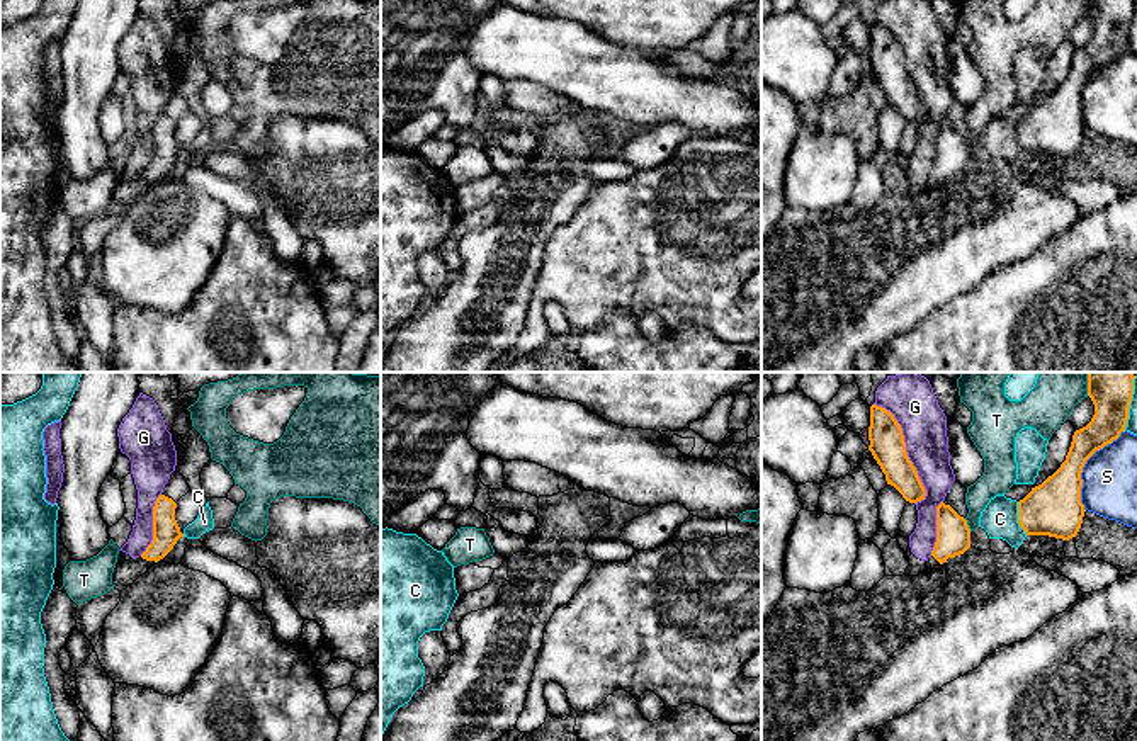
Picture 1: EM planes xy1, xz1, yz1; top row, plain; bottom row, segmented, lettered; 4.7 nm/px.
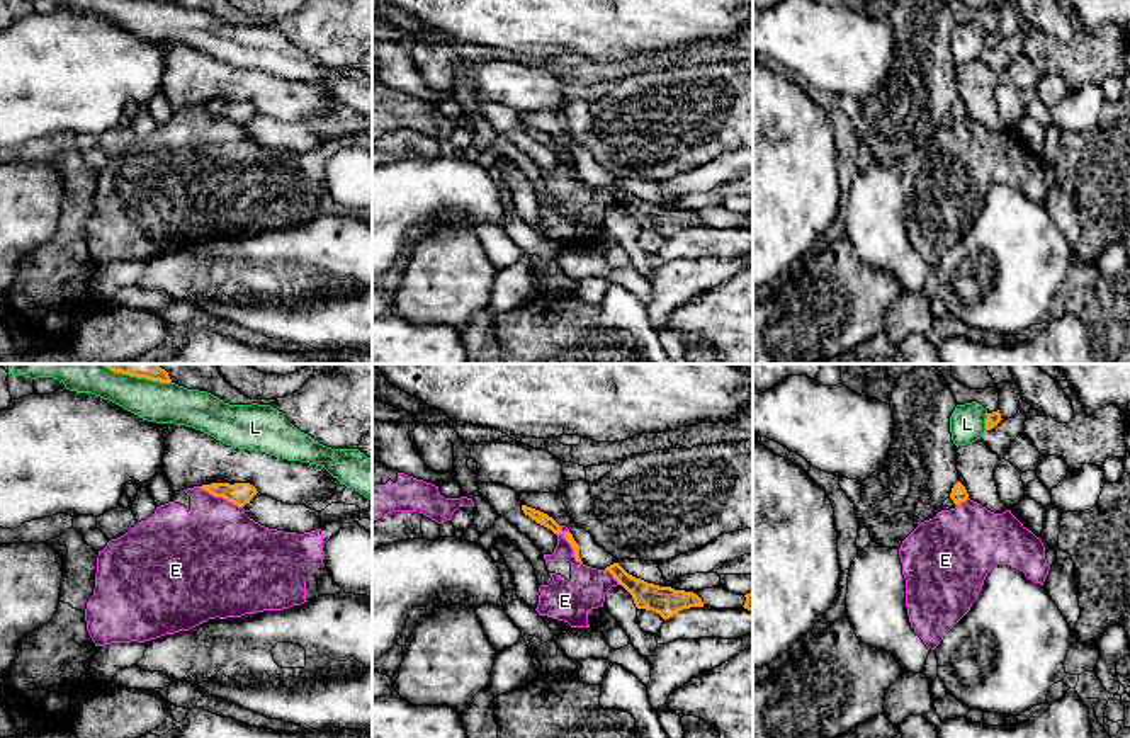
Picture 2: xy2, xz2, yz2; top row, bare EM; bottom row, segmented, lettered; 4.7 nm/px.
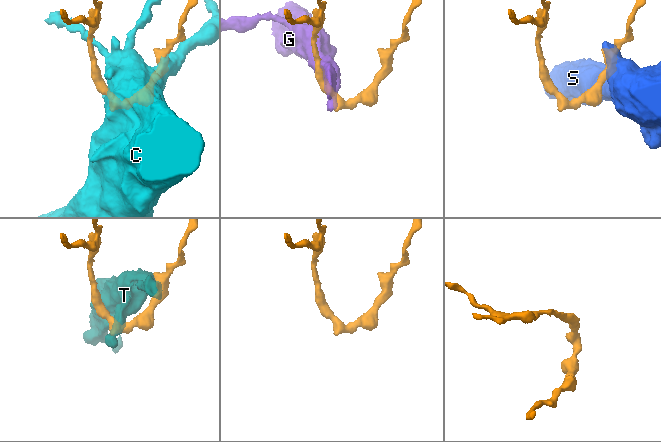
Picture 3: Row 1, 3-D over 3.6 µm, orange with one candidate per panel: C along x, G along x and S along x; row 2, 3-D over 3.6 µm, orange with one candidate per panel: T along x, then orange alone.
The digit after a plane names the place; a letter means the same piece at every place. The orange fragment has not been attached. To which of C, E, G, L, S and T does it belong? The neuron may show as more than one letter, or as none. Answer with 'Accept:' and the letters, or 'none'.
Accept: none

